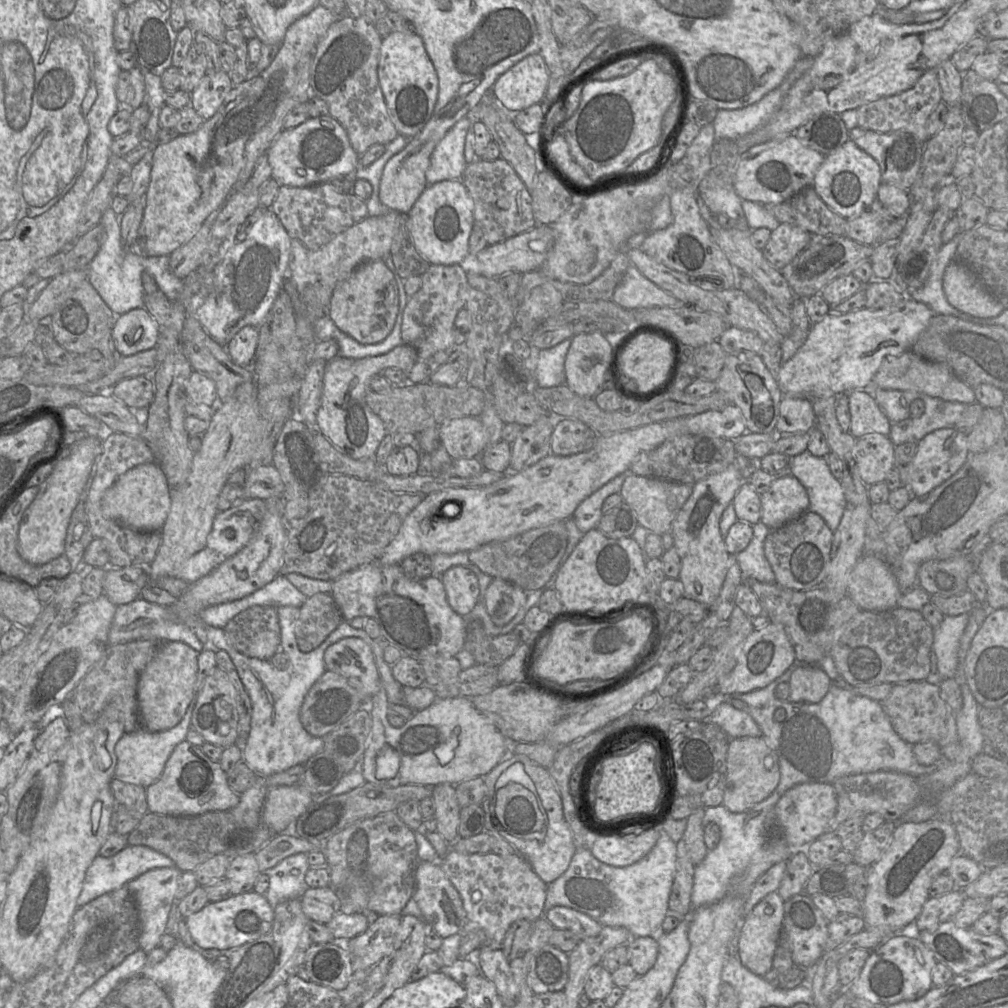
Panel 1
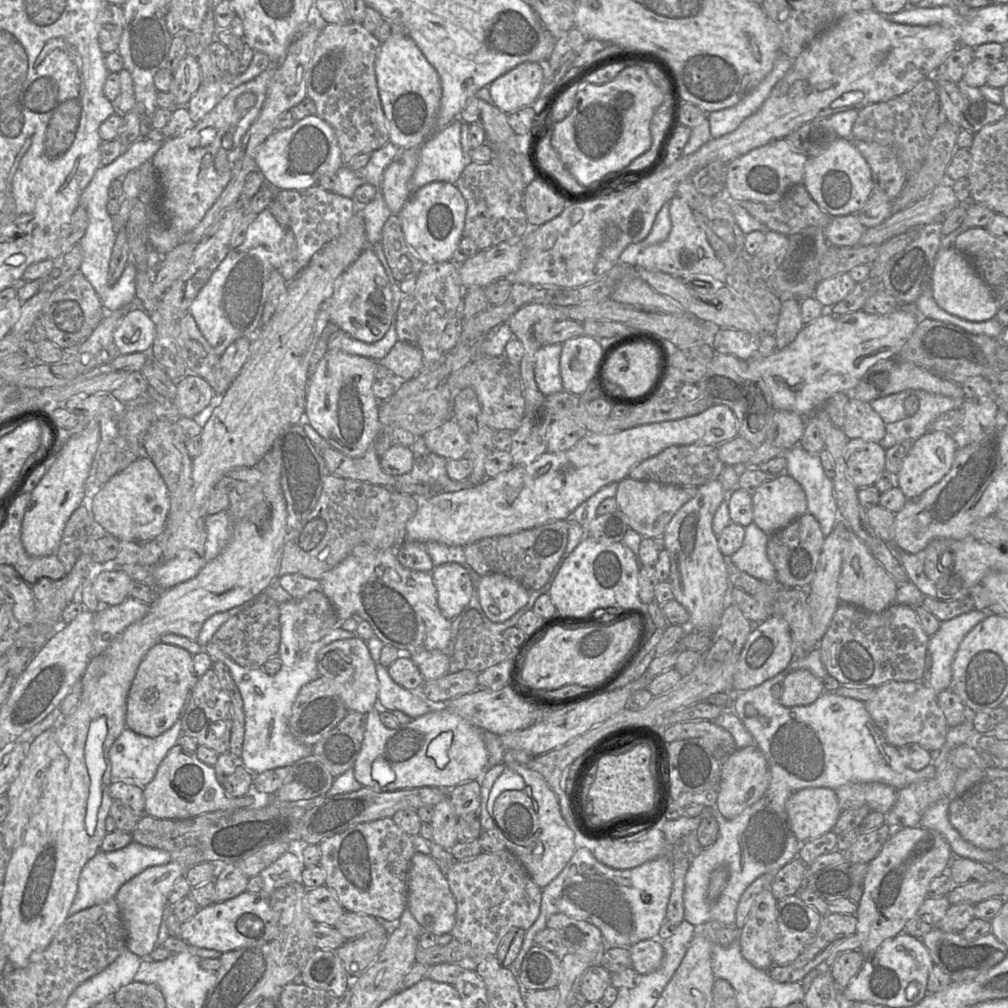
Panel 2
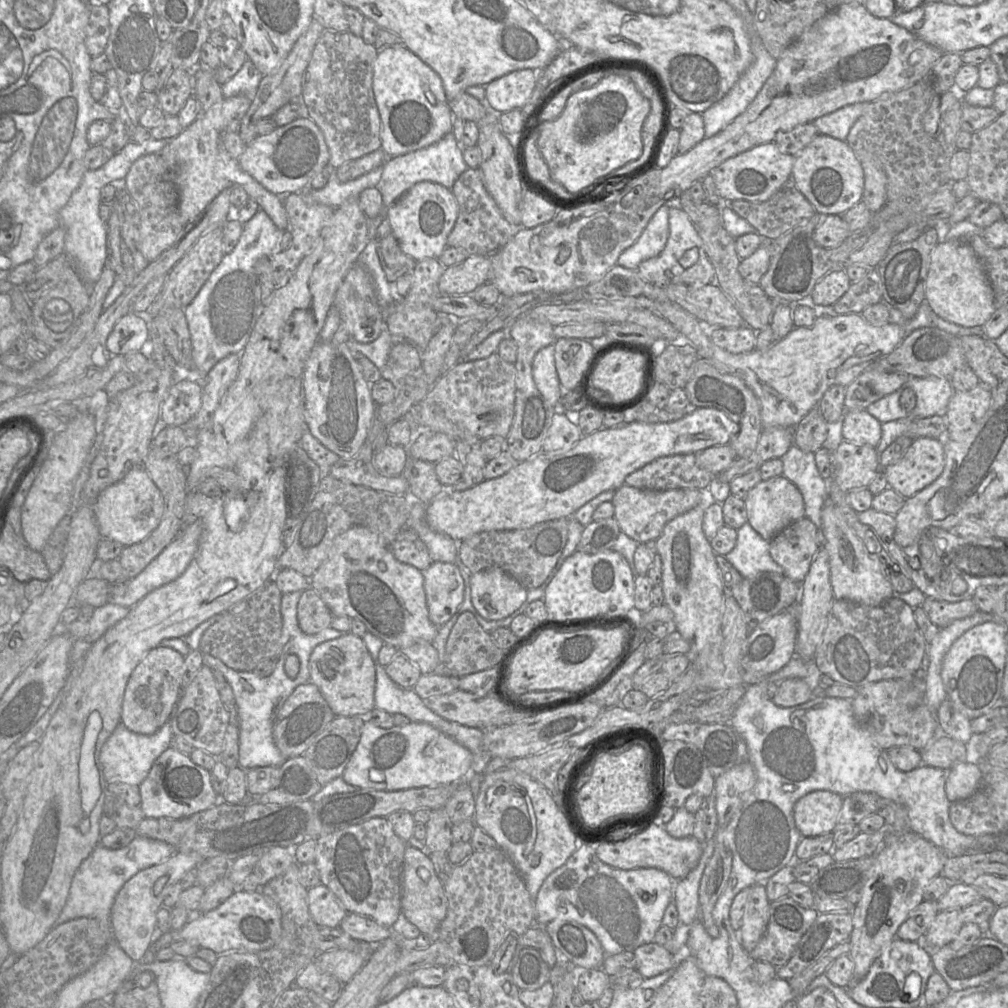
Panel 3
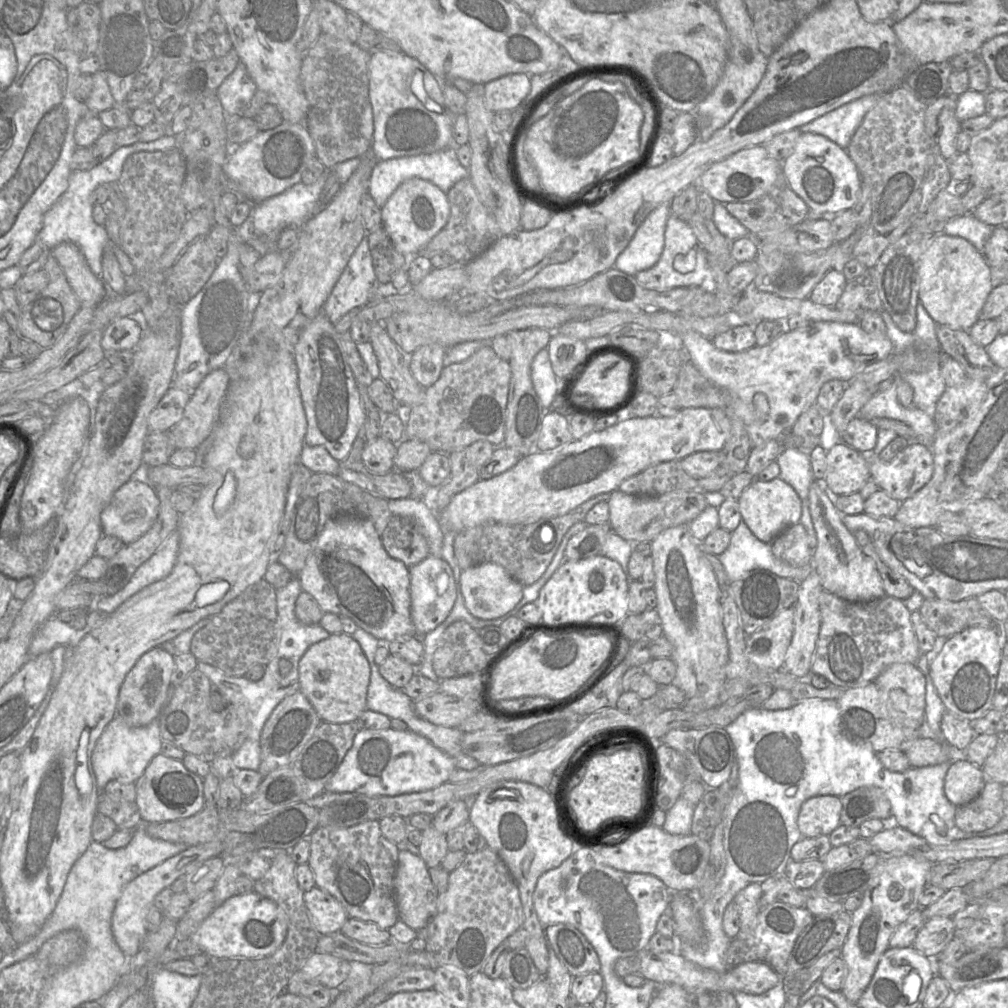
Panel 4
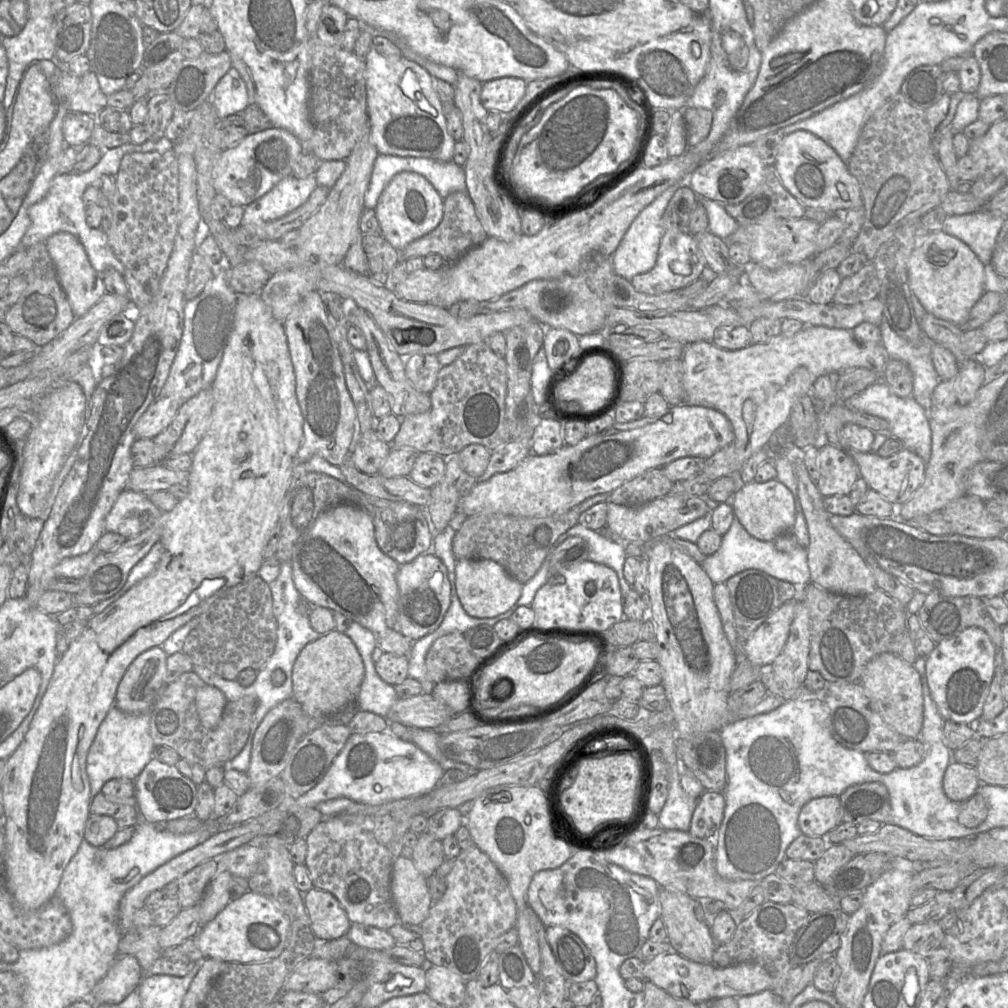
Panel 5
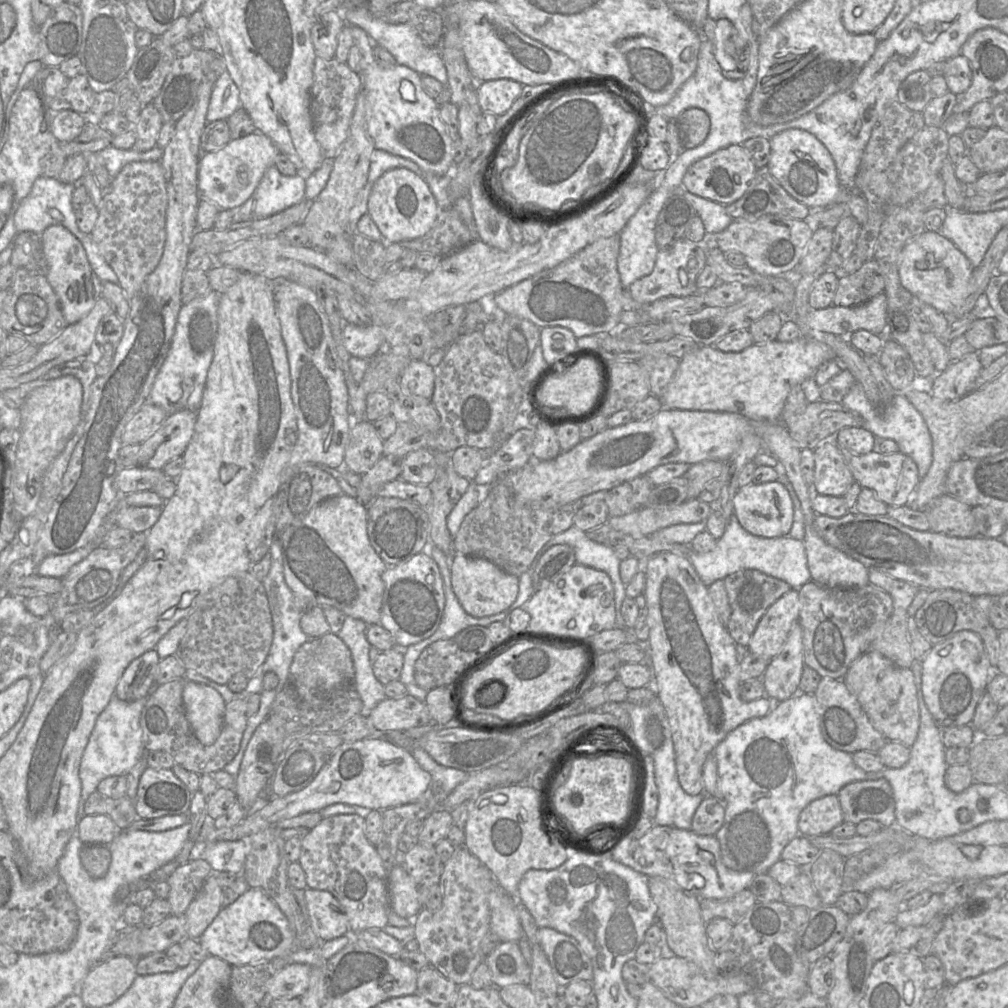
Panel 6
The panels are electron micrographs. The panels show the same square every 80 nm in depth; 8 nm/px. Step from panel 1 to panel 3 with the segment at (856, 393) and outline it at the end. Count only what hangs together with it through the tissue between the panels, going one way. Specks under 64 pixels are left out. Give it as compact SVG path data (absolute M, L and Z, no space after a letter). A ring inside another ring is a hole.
M866 410L847 411L843 416L842 438L876 447L881 439L881 423Z

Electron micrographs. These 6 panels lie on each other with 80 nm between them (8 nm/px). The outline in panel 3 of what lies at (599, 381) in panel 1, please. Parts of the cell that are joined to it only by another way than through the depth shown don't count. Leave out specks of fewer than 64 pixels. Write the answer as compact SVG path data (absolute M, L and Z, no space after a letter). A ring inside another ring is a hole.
M577 338L555 340L555 365L561 387L565 391L577 389L578 383L593 355L590 341Z

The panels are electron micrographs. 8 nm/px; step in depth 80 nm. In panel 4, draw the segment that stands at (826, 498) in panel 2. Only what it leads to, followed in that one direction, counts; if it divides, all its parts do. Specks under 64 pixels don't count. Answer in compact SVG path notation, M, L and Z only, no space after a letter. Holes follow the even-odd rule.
M786 448L776 459L780 467L779 478L791 485L797 492L802 503L800 523L805 527L809 545L812 550L817 546L817 536L809 509L809 488L815 481L811 469L809 453L796 448Z

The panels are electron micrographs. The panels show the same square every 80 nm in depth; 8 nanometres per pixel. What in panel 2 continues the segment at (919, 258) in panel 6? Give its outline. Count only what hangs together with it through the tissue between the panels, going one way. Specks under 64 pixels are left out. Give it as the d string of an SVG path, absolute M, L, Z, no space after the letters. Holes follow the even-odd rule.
M955 246L940 247L935 258L931 286L934 300L940 308L968 321L992 319L1001 307L968 257Z

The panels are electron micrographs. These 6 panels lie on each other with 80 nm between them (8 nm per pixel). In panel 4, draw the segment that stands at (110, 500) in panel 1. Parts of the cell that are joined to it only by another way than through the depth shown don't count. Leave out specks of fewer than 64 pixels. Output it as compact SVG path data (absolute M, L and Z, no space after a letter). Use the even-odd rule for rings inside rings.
M132 477L123 484L113 495L109 504L100 515L103 535L115 536L129 544L143 536L154 524L160 508L160 500L155 487Z

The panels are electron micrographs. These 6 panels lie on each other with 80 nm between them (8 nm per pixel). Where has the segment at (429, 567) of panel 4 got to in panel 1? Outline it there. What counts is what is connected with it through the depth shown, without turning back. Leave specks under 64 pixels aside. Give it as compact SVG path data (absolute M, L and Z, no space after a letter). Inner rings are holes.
M454 566L440 579L444 585L450 607L460 616L471 613L478 602L480 588L475 573L464 566Z

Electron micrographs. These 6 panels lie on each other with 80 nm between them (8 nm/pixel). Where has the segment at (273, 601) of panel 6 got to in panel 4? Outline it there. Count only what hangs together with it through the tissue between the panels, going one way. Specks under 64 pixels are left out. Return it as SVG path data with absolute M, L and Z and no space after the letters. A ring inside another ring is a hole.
M294 577L282 588L276 590L278 649L274 658L265 666L274 664L274 676L279 682L279 663L281 659L288 659L293 666L299 661L314 643L330 636L320 625L305 625L295 615L295 605L302 588L298 577Z

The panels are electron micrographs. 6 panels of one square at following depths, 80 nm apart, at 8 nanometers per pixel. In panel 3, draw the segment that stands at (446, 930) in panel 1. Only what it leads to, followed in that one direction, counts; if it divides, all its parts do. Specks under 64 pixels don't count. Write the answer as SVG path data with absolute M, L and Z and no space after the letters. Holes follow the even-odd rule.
M407 846L404 853L402 871L401 912L409 922L415 925L421 934L431 935L438 930L446 916L448 901L444 884L435 873L433 862L428 853Z

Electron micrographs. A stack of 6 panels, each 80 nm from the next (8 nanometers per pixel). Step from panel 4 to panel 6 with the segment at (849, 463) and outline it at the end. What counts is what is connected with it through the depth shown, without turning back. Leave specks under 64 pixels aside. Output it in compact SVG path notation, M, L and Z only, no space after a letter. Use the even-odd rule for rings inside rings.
M822 441L814 449L814 459L814 493L836 497L844 496L854 483L854 477L838 447L832 442Z

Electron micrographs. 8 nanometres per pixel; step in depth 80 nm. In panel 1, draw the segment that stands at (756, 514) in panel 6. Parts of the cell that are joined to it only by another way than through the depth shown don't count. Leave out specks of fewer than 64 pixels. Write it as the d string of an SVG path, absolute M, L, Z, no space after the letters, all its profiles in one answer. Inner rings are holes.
M792 474L772 482L769 488L760 494L761 522L769 529L775 529L809 510L809 496L802 483Z

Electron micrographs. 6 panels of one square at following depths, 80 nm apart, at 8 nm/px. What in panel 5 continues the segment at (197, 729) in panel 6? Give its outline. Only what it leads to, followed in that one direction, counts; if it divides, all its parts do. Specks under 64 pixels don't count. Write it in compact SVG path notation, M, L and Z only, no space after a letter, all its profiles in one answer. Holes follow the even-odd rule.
M204 685L197 690L195 701L202 726L216 728L227 703L224 694L216 687Z

